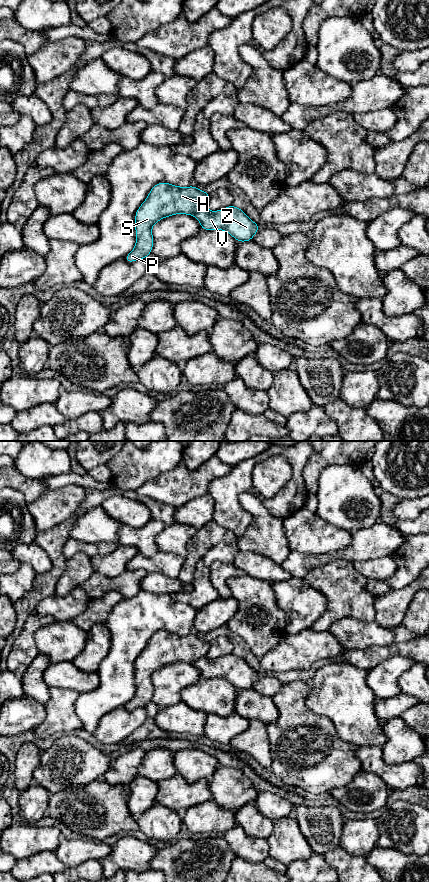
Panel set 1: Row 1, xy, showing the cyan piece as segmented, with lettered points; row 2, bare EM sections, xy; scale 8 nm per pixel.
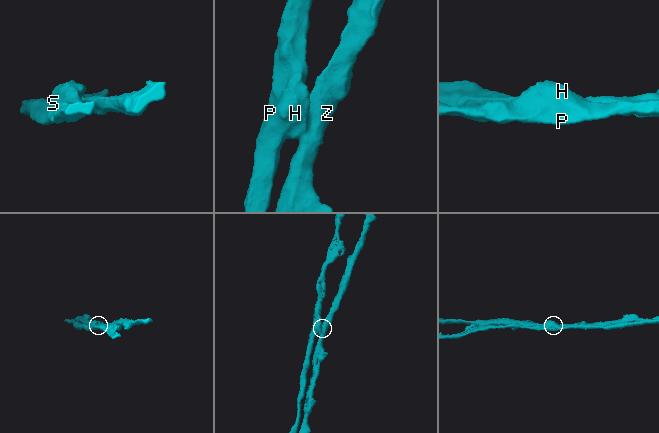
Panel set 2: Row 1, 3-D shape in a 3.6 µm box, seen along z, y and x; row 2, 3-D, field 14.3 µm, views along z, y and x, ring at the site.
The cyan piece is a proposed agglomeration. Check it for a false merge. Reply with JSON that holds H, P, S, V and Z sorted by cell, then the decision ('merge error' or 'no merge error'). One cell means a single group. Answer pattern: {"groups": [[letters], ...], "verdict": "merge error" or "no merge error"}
{"groups": [["H", "P", "S"], ["V", "Z"]], "verdict": "merge error"}

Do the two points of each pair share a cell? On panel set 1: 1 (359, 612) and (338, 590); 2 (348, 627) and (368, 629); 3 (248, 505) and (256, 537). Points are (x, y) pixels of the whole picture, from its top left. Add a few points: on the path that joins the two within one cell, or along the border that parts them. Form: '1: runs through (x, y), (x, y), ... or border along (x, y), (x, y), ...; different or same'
1: runs through (355, 607), (343, 595); same
2: runs through (353, 629), (363, 629); same
3: runs through (256, 512), (260, 516), (260, 529); same

